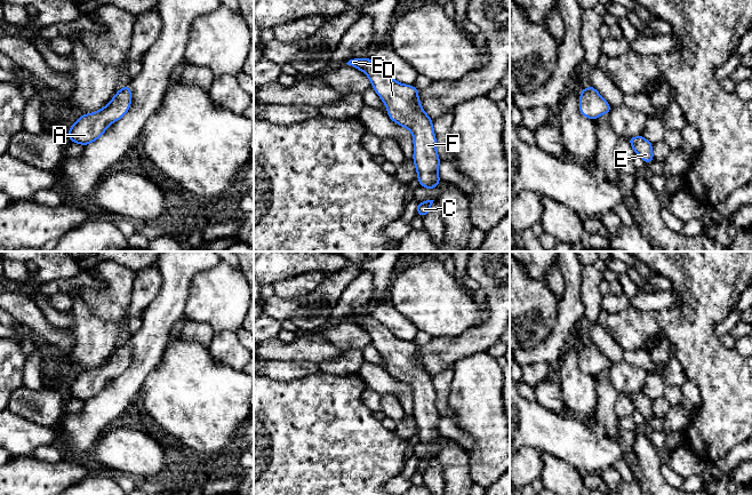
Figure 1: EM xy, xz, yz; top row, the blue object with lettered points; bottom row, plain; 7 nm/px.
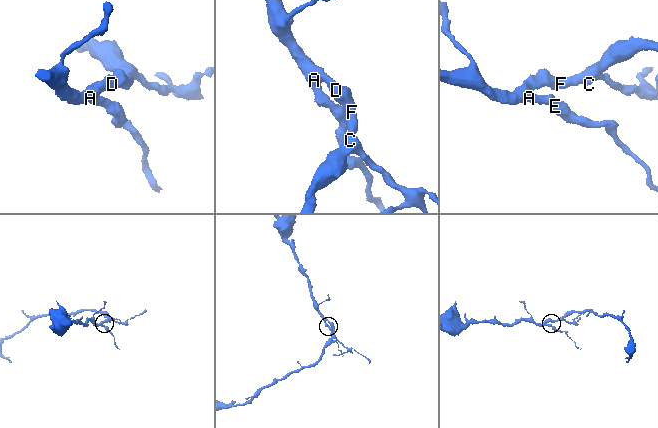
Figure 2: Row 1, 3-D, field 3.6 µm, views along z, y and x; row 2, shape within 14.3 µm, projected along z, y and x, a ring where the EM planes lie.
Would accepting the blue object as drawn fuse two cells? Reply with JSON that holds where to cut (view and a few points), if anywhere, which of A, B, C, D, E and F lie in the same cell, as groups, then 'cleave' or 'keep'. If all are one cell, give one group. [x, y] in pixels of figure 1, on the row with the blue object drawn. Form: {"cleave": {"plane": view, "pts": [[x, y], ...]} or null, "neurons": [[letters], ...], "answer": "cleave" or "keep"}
{"cleave": null, "neurons": [["A", "B", "C", "D", "E", "F"]], "answer": "keep"}

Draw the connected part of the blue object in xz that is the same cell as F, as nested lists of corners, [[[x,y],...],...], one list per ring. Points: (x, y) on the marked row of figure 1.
[[[352,58],[347,65],[365,72],[371,87],[387,109],[389,118],[413,134],[414,157],[419,185],[434,189],[440,183],[438,168],[440,158],[435,145],[437,138],[432,119],[423,110],[418,89],[413,85],[397,82],[384,69],[370,58]]]

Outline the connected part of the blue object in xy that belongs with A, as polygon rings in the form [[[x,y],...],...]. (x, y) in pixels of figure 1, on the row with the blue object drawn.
[[[126,86],[112,97],[107,106],[82,114],[69,129],[69,141],[88,145],[99,138],[109,125],[121,119],[131,105],[131,89]]]

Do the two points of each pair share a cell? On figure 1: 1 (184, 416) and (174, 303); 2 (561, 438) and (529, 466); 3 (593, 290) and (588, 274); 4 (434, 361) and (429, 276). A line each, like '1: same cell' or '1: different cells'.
1: different cells
2: different cells
3: same cell
4: different cells

